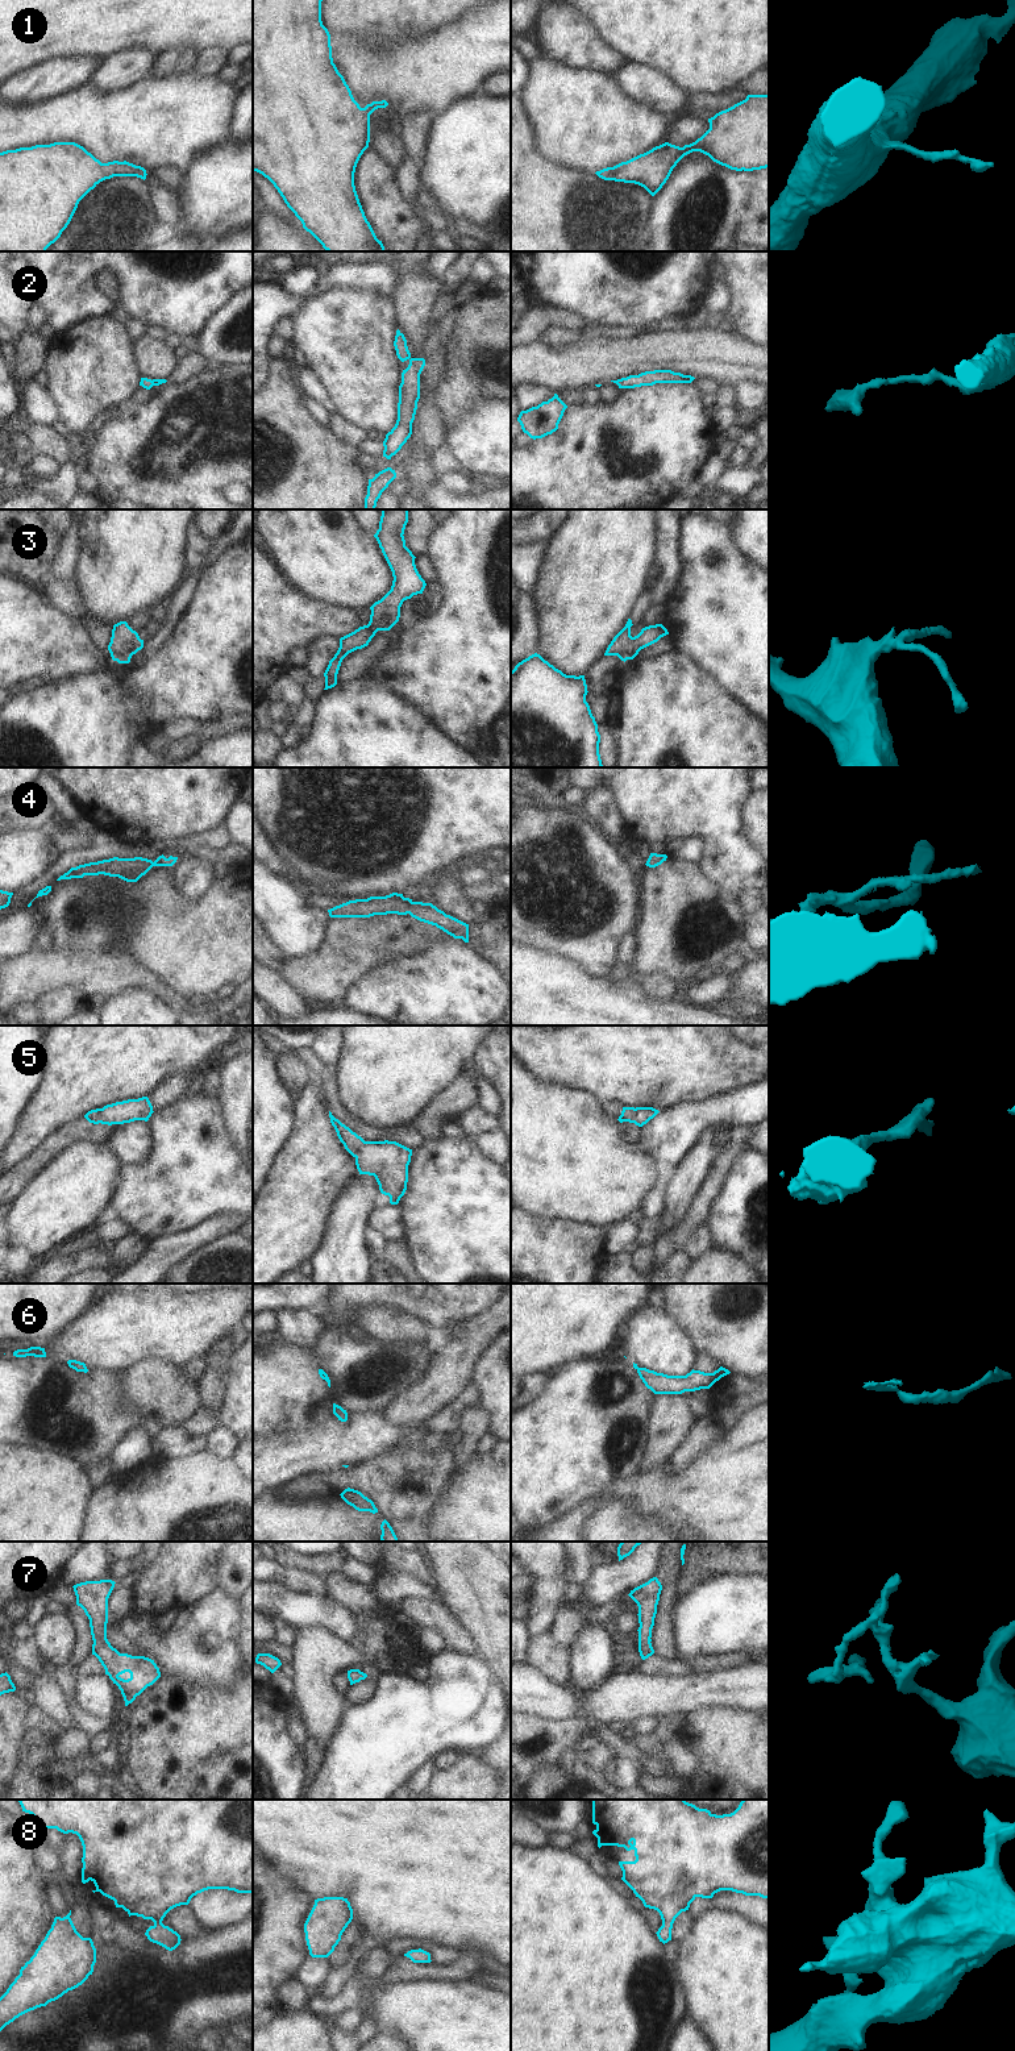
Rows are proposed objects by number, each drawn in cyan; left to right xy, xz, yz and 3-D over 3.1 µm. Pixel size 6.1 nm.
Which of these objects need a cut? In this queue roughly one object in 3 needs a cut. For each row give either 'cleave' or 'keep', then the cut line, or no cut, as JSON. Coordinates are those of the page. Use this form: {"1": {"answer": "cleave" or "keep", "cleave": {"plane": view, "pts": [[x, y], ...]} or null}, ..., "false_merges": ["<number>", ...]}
{"1": {"answer": "keep", "cleave": null}, "2": {"answer": "keep", "cleave": null}, "3": {"answer": "keep", "cleave": null}, "4": {"answer": "keep", "cleave": null}, "5": {"answer": "keep", "cleave": null}, "6": {"answer": "keep", "cleave": null}, "7": {"answer": "keep", "cleave": null}, "8": {"answer": "keep", "cleave": null}, "false_merges": []}

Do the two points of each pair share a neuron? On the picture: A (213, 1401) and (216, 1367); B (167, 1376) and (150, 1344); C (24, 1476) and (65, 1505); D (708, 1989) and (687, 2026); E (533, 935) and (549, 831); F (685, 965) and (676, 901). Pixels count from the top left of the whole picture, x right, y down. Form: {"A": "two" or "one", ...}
{"A": "one", "B": "two", "C": "one", "D": "two", "E": "one", "F": "one"}

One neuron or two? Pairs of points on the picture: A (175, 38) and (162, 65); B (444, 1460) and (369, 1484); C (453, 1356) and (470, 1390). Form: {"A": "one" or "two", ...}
{"A": "two", "B": "one", "C": "two"}

